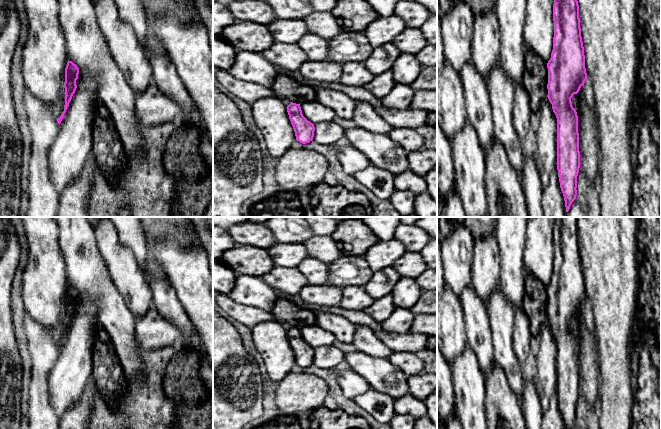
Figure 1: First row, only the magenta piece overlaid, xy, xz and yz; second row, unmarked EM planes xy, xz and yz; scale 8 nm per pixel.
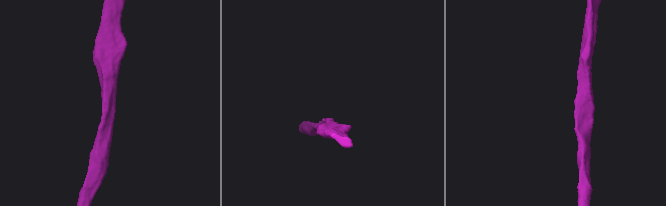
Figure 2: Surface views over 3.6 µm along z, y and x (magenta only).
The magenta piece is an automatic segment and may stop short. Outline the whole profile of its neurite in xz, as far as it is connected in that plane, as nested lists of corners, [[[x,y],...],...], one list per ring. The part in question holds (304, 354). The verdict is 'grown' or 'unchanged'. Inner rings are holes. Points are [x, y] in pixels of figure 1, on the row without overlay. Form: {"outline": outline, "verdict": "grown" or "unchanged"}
{"outline": [[[291,326],[287,330],[287,336],[295,356],[296,364],[302,368],[312,365],[315,351],[313,347],[303,340],[300,328]]], "verdict": "unchanged"}

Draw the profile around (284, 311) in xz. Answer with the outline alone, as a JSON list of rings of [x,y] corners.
[[[279,297],[271,313],[274,320],[281,324],[288,323],[296,328],[306,328],[316,325],[316,314],[310,310],[302,309],[293,302]]]

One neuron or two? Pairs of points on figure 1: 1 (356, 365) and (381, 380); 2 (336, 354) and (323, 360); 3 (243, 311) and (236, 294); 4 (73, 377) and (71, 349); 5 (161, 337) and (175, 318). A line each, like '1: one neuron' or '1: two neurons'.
1: one neuron
2: one neuron
3: two neurons
4: one neuron
5: two neurons

